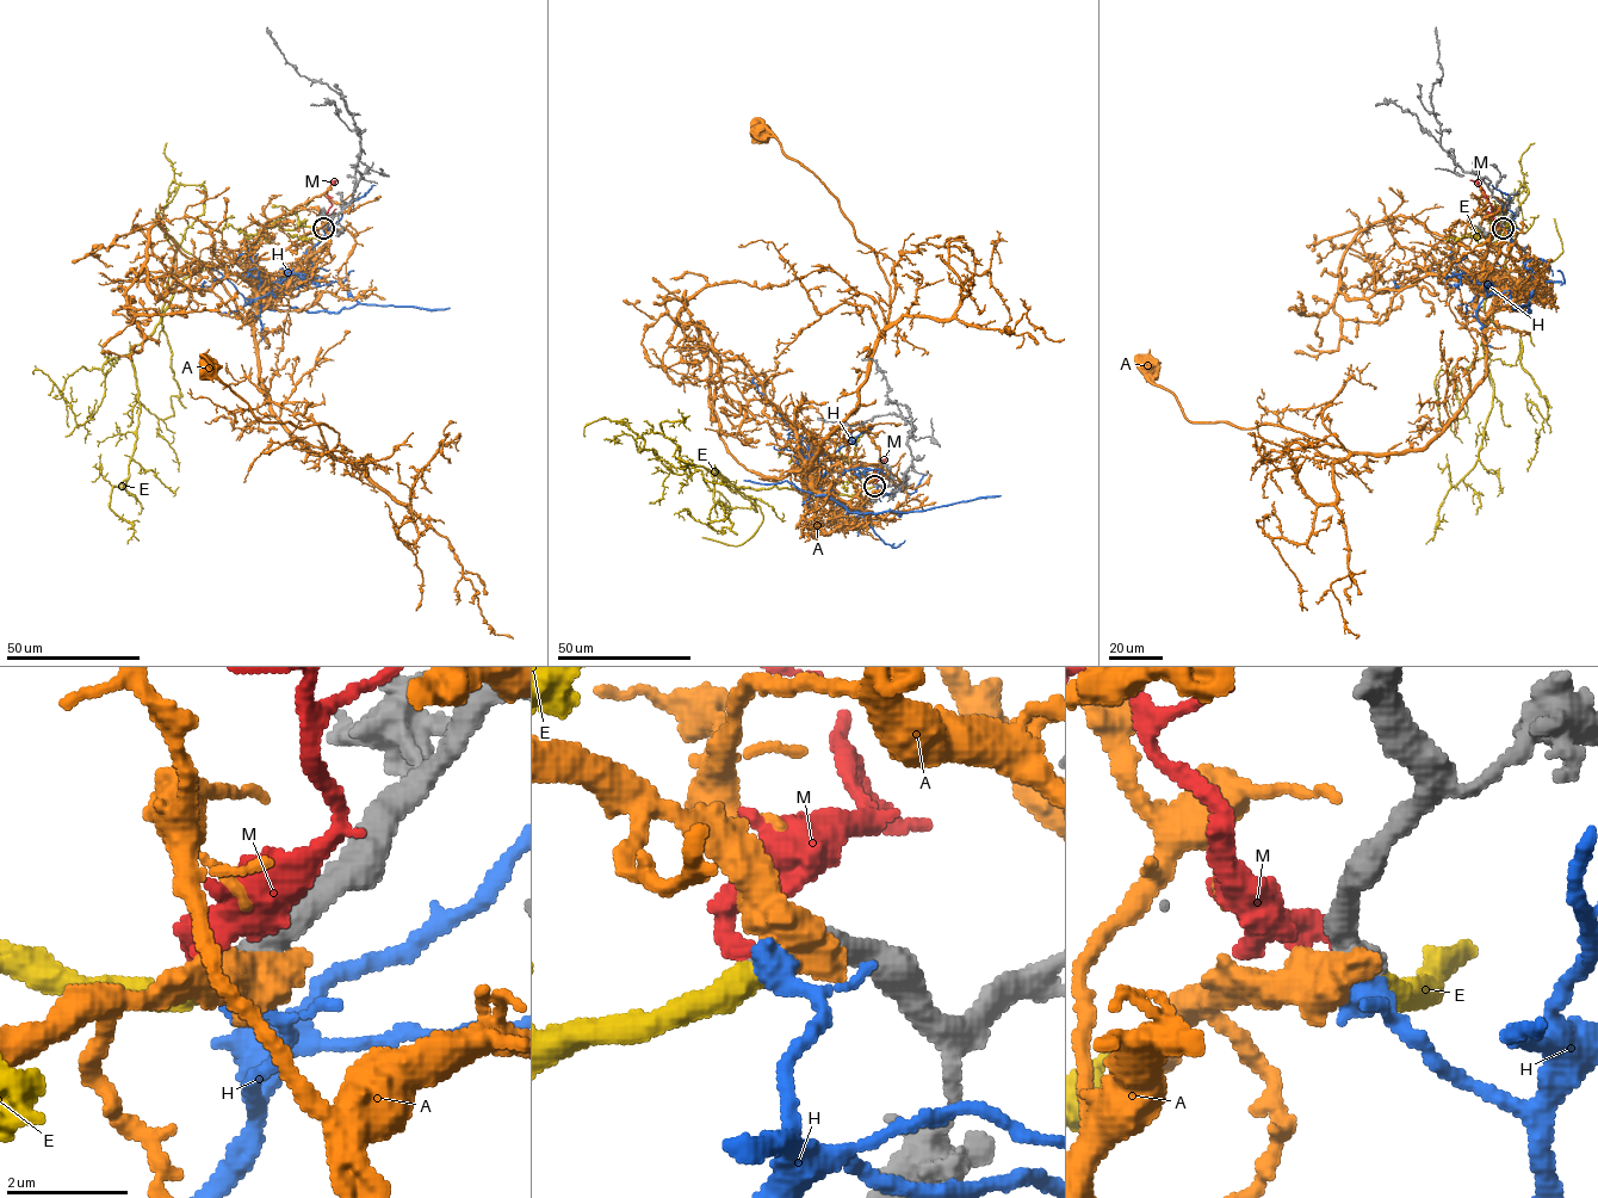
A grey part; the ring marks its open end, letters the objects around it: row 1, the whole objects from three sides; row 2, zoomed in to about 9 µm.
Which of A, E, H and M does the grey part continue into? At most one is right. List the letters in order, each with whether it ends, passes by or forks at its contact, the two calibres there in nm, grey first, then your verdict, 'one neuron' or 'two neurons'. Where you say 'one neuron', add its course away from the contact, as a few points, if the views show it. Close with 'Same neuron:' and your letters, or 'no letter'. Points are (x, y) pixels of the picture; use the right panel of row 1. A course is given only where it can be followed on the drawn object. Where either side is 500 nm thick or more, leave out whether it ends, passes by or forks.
A: 600/750 nm | two neurons
E: it ends | 480/440 nm | one neuron | via (1503, 227), (1513, 226), (1516, 235), (1481, 344), (1492, 382), (1491, 411), (1475, 467), (1451, 487), (1425, 543)
H: 500/500 nm | two neurons
M: it ends | 480/360 nm | two neurons
Same neuron: E

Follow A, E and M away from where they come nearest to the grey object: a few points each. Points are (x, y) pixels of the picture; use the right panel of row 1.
A: (1502, 227), (1476, 303), (1485, 375), (1420, 448), (1350, 454), (1281, 426), (1191, 421), (1149, 366)
E: (1503, 227), (1513, 226), (1516, 235), (1481, 344), (1492, 382), (1491, 411), (1475, 467), (1451, 487), (1425, 543)
M: (1502, 227), (1491, 214), (1484, 190), (1470, 180)

